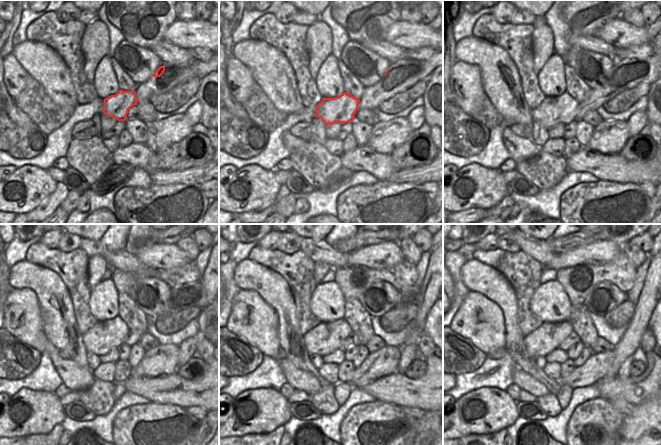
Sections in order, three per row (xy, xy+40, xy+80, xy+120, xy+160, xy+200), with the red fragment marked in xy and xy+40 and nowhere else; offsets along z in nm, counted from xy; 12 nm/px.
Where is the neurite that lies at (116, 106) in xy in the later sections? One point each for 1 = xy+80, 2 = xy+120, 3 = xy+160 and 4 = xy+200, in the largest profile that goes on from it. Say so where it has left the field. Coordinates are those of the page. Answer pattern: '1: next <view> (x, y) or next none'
1: next xy+80 (563, 109)
2: next xy+120 (104, 336)
3: next xy+160 (325, 338)
4: next xy+200 (548, 337)

